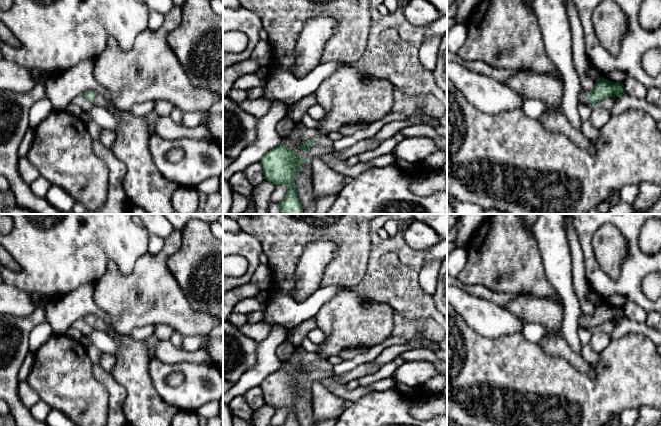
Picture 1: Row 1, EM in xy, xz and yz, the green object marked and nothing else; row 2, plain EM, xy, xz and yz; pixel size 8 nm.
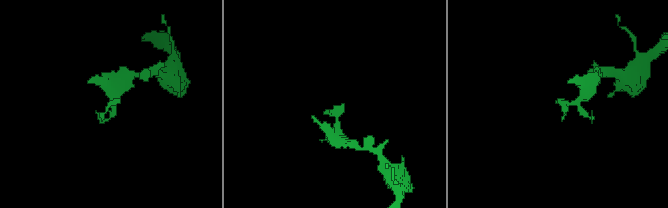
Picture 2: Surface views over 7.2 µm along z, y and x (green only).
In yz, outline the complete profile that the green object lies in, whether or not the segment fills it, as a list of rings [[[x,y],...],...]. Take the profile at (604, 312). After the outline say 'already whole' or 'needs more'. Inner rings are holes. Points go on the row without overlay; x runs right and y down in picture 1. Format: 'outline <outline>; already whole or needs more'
outline [[[603,301],[595,307],[592,315],[586,316],[581,314],[578,319],[578,327],[594,329],[605,322],[621,321],[625,318],[623,307],[614,307]]]; needs more

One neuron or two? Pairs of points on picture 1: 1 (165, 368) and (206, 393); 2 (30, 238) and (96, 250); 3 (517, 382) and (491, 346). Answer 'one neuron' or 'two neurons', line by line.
1: one neuron
2: one neuron
3: one neuron

